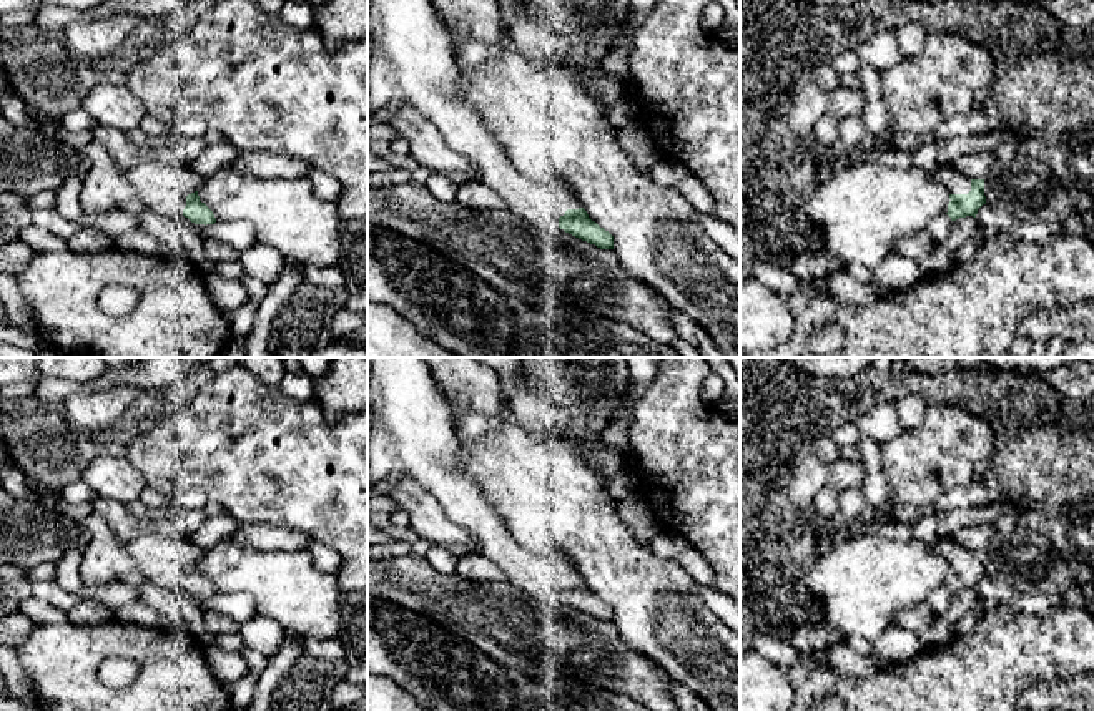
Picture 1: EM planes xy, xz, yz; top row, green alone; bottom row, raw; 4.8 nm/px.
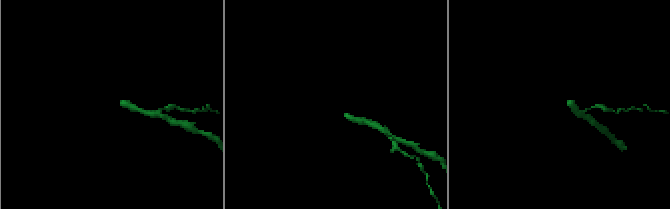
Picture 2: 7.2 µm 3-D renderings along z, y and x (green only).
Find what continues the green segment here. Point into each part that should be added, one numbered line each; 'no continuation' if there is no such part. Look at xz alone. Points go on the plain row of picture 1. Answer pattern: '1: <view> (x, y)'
1: xz (411, 432)

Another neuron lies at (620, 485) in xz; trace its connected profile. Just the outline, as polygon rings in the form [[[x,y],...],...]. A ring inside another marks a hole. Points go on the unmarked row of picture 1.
[[[625,468],[609,478],[604,480],[604,487],[607,493],[615,500],[615,502],[623,502],[628,498],[638,485],[638,478],[633,473],[632,468]]]

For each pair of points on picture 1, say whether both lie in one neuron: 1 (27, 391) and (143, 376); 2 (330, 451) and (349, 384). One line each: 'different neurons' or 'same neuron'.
1: different neurons
2: different neurons

